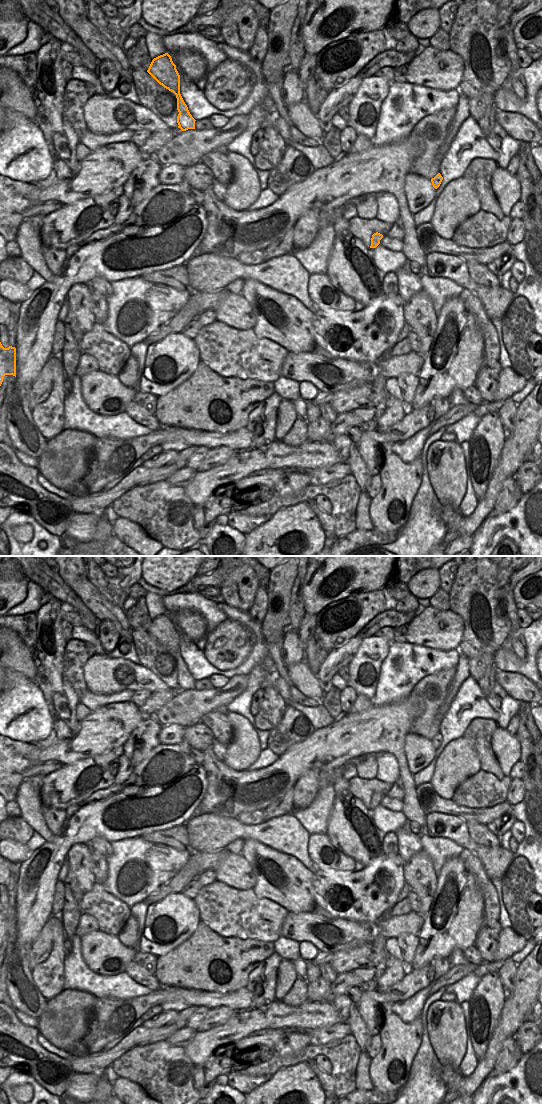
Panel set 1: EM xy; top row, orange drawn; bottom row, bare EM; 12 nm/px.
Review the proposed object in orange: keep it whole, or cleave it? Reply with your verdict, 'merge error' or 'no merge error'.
no merge error

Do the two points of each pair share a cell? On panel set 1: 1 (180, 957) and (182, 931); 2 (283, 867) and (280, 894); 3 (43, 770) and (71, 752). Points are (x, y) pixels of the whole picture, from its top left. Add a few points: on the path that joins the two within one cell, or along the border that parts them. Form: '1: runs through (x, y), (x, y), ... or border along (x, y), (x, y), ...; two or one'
1: border along (197, 926), (187, 939), (161, 956); two
2: runs through (284, 874), (287, 877), (287, 887); one
3: border along (42, 762), (58, 761), (62, 765); two

